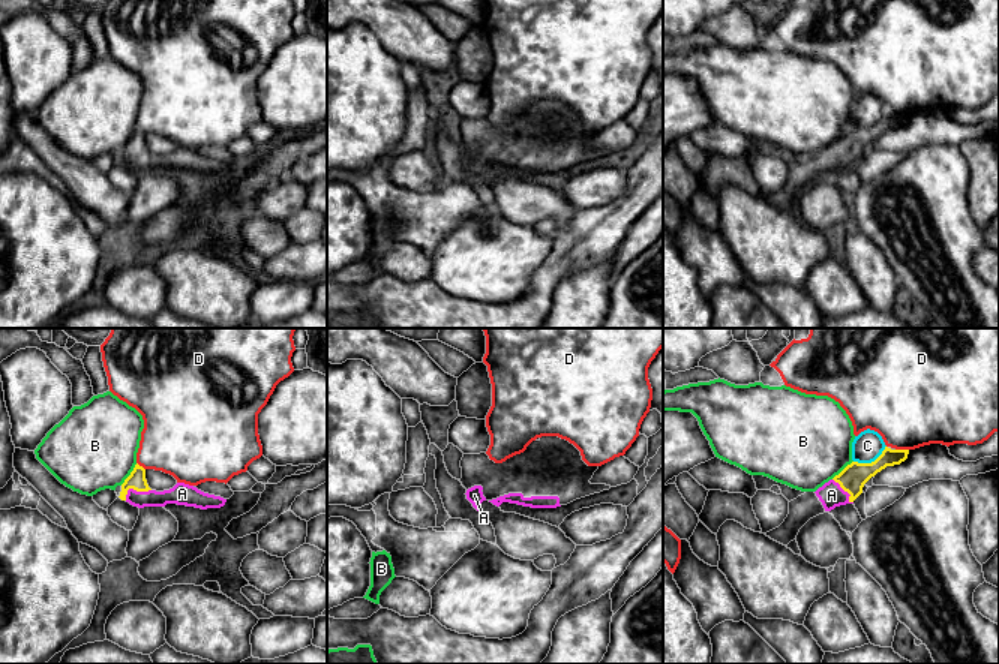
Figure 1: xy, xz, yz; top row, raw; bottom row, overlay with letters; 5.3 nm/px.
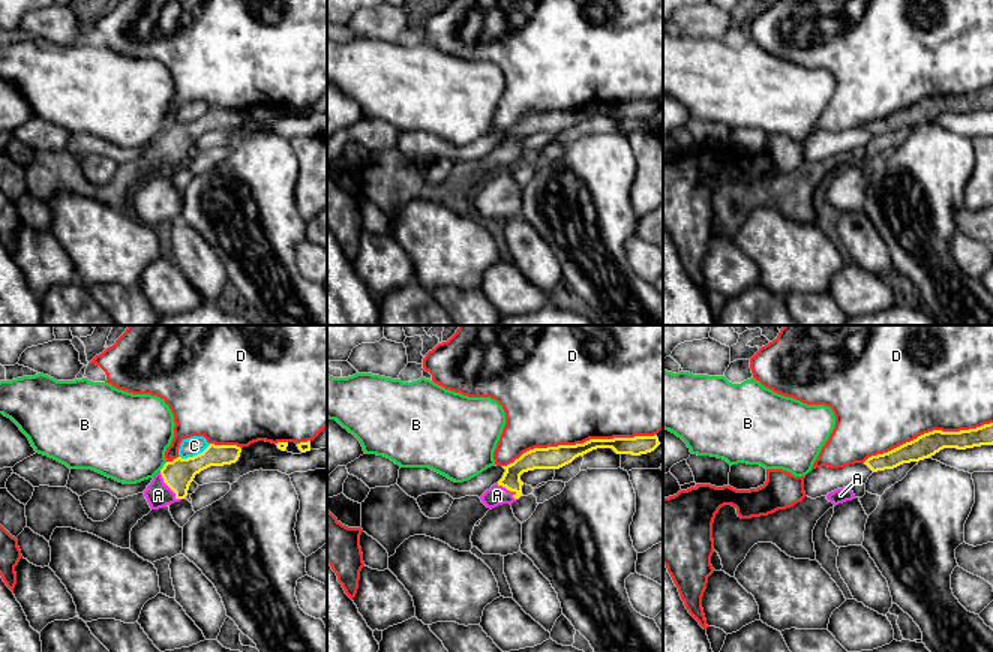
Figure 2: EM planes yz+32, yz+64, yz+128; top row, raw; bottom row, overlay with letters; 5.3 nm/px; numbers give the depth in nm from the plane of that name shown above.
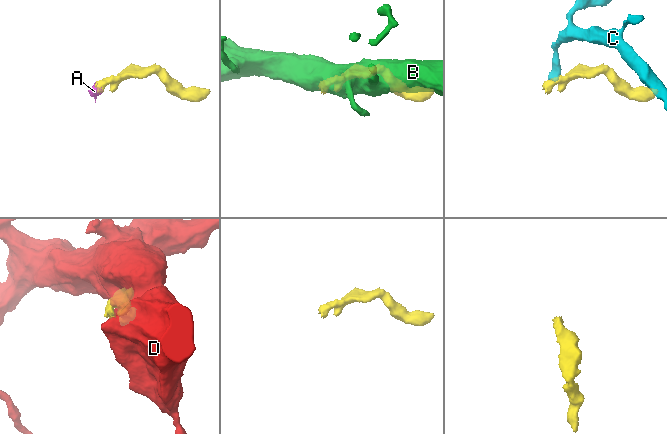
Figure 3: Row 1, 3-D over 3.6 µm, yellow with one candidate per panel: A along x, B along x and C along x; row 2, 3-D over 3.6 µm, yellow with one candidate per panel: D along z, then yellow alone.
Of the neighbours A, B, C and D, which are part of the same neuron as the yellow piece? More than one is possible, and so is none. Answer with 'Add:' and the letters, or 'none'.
Add: A

